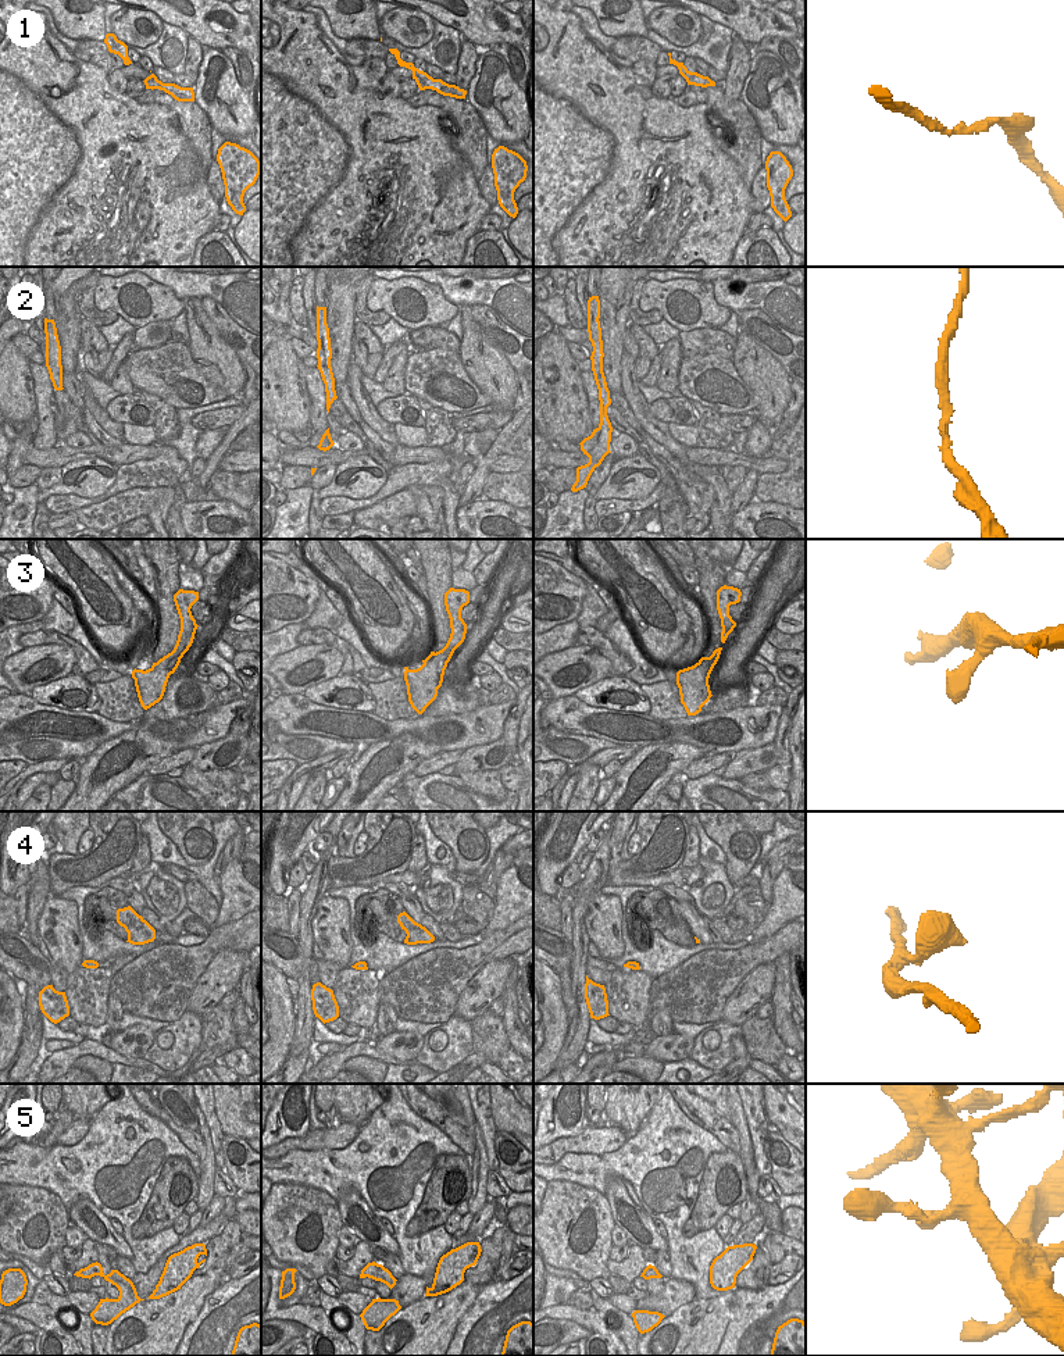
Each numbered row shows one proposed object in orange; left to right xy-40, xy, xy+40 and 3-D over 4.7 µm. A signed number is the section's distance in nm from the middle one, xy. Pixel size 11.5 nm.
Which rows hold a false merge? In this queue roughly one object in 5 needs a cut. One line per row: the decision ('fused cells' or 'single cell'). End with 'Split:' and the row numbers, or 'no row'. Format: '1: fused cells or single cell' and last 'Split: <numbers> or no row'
1: single cell
2: single cell
3: single cell
4: single cell
5: single cell
Split: no row

